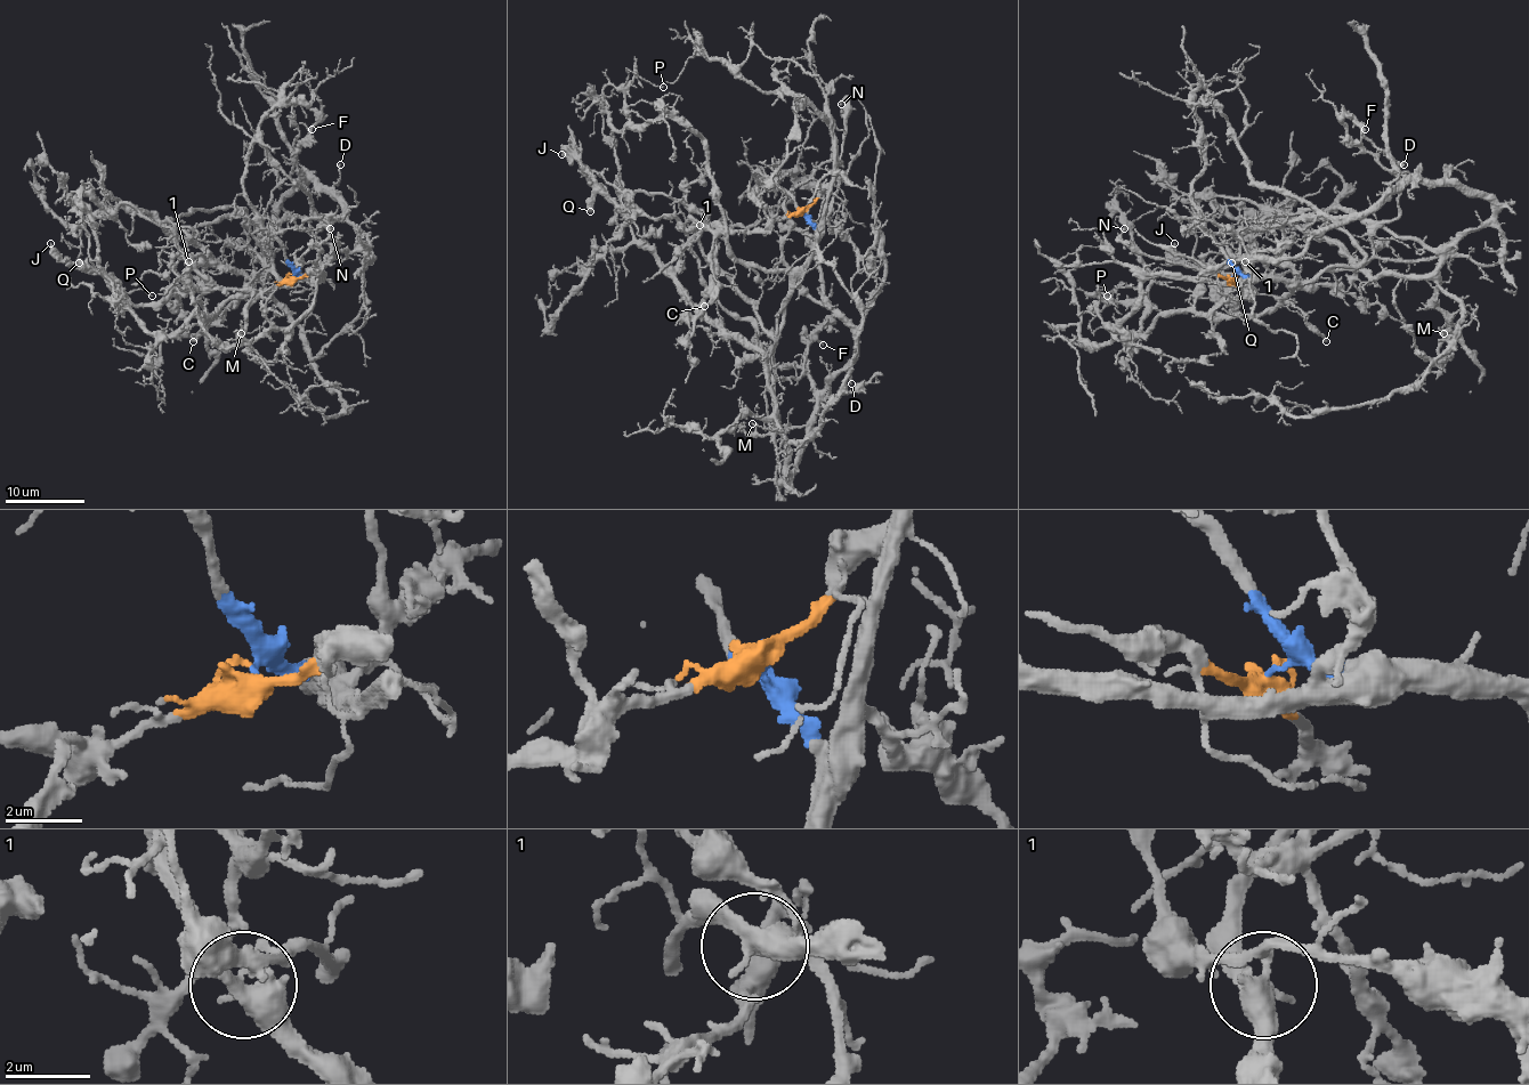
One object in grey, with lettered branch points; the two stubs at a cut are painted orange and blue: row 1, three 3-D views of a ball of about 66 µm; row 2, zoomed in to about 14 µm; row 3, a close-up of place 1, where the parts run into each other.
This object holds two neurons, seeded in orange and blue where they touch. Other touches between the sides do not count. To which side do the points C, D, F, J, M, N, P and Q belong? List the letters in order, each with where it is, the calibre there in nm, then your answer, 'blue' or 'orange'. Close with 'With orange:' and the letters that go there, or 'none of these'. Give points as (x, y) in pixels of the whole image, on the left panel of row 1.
C: (193, 341) | 200 nm | orange
D: (340, 164) | 130 nm | orange
F: (312, 129) | 130 nm | blue
J: (50, 243) | 240 nm | orange
M: (241, 333) | 130 nm | orange
N: (330, 228) | 160 nm | orange
P: (152, 296) | 100 nm | blue
Q: (79, 262) | 600 nm | orange
With orange: C, D, J, M, N, Q

